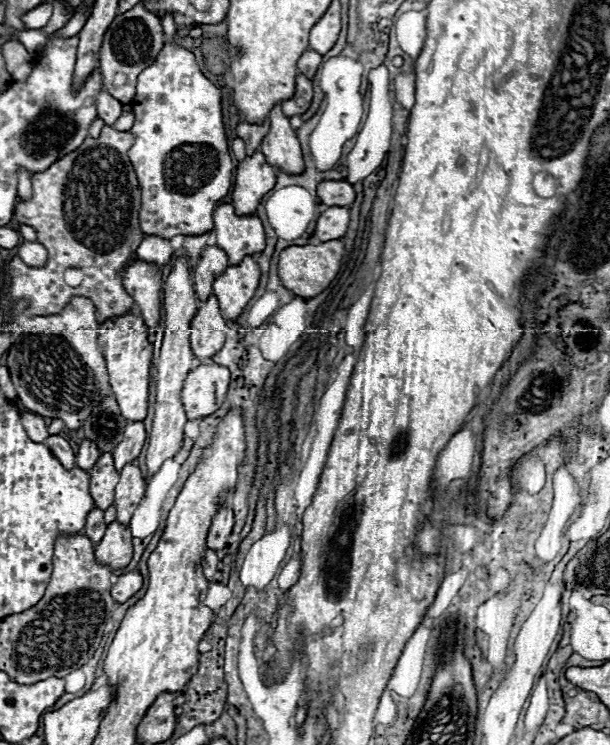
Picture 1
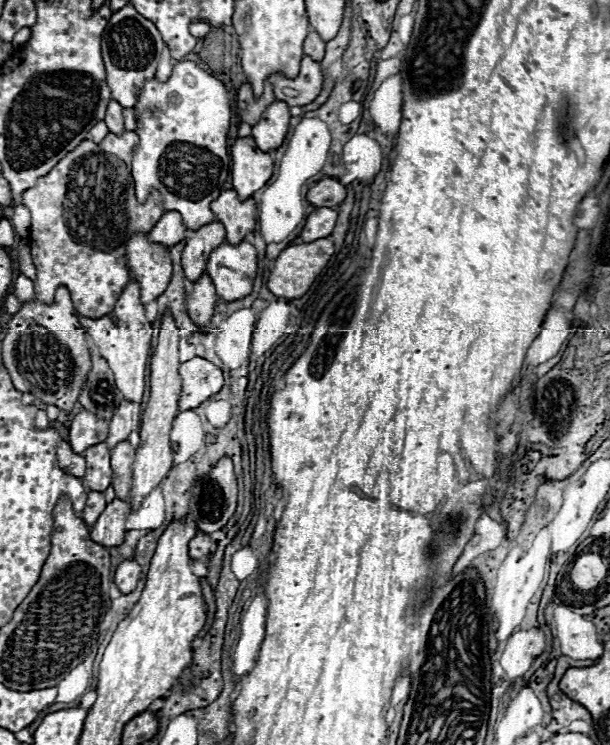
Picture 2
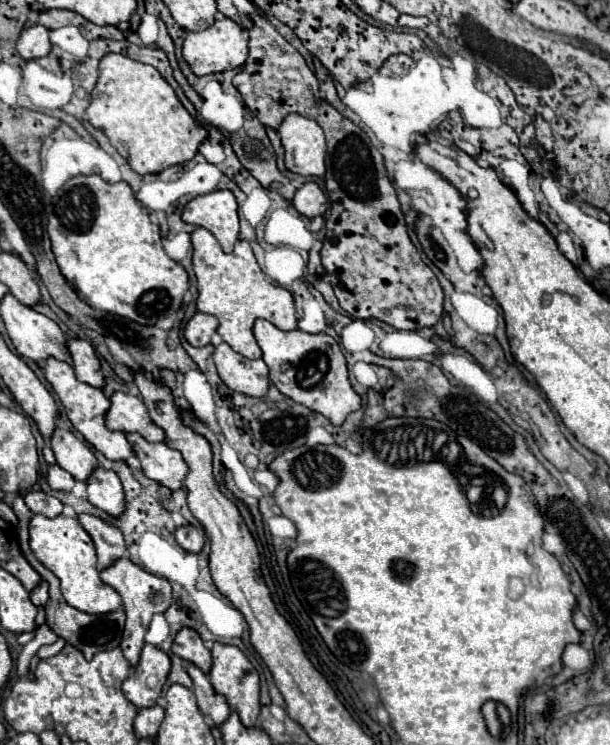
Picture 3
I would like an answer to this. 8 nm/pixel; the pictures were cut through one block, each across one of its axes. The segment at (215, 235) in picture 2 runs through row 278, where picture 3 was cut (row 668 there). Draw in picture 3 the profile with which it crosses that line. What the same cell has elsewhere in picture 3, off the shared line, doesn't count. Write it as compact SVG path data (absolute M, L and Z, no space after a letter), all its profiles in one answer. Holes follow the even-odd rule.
M194 664L188 666L188 674L194 682L194 694L198 698L198 710L204 716L210 716L216 726L222 726L230 716L230 706L228 706L226 698L212 688L208 676L202 670L198 670Z

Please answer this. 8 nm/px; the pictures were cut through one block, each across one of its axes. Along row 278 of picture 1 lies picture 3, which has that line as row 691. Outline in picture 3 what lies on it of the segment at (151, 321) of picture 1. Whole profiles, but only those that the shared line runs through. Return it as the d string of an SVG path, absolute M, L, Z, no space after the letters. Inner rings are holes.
M144 646L140 664L134 668L134 674L124 680L124 696L138 708L150 708L156 704L156 698L162 692L166 676L170 672L170 658L166 652L156 646Z

